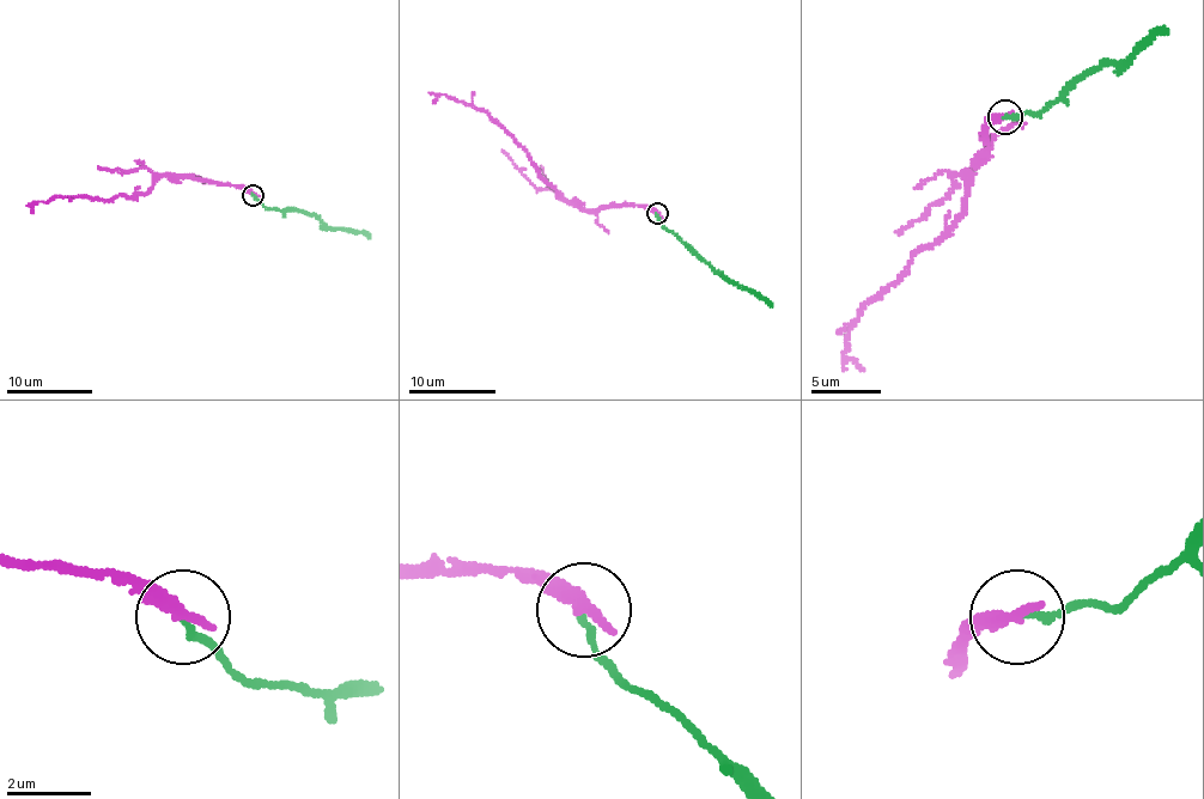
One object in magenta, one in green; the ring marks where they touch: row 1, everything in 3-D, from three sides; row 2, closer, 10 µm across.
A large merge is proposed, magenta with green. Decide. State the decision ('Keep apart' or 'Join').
Keep apart

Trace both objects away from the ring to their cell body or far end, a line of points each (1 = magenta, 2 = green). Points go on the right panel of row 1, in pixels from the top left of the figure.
1: (1005, 116), (986, 126), (989, 153), (949, 230), (862, 310), (843, 355), (864, 370)
2: (1005, 116), (1040, 113), (1074, 79), (1107, 60), (1124, 62), (1141, 44), (1167, 32)

